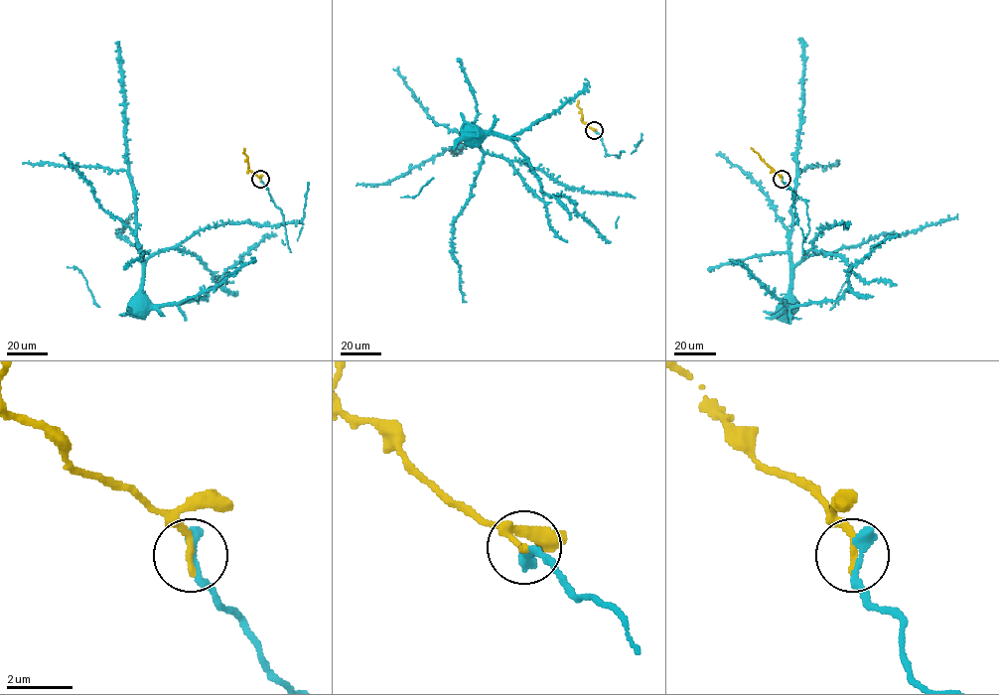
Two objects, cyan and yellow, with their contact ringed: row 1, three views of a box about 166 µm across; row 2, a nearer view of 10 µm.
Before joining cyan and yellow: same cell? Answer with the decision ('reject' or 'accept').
accept

